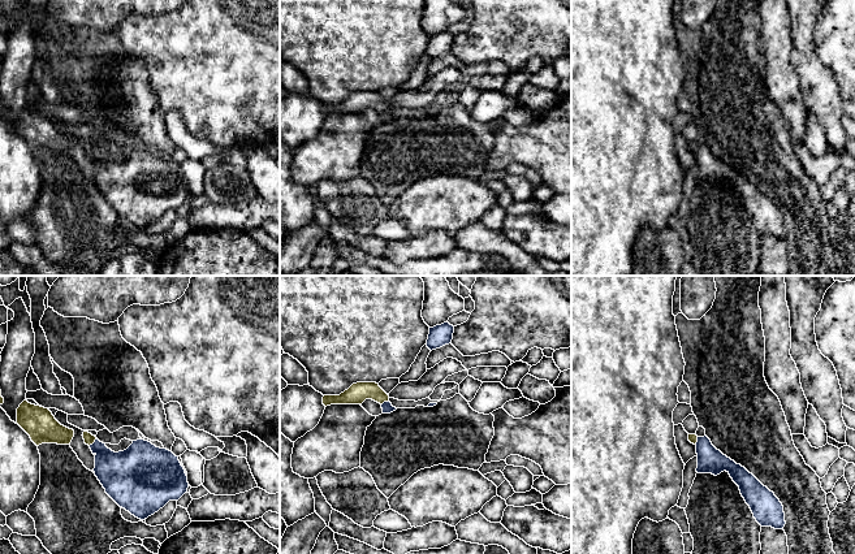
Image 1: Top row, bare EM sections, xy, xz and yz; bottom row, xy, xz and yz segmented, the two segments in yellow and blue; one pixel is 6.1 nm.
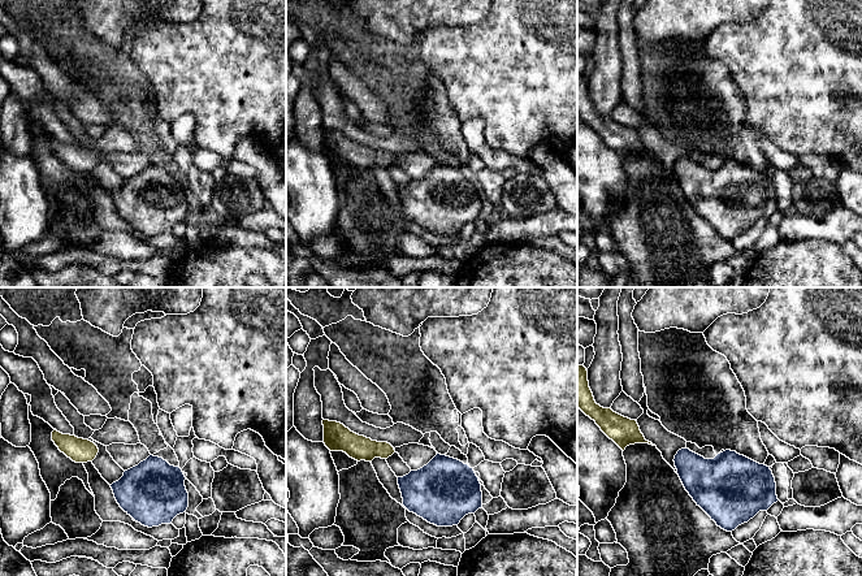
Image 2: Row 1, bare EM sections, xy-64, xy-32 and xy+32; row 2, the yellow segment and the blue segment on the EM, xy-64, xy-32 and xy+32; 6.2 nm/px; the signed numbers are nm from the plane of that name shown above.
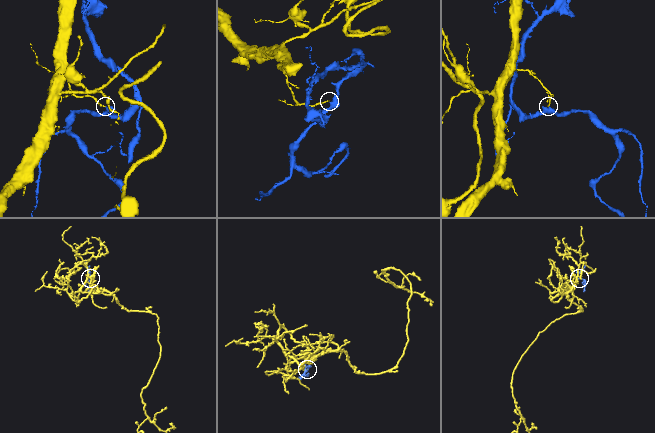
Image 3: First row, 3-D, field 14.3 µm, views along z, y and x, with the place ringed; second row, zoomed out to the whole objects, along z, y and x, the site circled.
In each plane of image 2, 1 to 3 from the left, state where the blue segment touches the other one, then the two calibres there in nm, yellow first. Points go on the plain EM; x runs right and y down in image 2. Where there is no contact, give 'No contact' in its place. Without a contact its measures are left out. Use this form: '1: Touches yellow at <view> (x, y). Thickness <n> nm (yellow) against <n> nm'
1: No contact
2: No contact
3: No contact

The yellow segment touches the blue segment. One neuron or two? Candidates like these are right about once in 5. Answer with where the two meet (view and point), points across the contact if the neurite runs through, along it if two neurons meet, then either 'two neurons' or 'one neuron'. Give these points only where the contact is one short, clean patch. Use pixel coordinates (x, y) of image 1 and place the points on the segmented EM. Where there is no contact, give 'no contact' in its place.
xy (93, 442) | along xy (96, 438), (89, 445) | two neurons

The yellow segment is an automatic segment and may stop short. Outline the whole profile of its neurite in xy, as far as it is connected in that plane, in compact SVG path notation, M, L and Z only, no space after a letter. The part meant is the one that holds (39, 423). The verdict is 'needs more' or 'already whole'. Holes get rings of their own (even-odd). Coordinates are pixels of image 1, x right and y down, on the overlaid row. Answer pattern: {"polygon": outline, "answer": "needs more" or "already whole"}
{"polygon": "M23 401L17 408L17 424L39 446L42 443L70 445L74 430L61 425L48 408Z", "answer": "already whole"}

